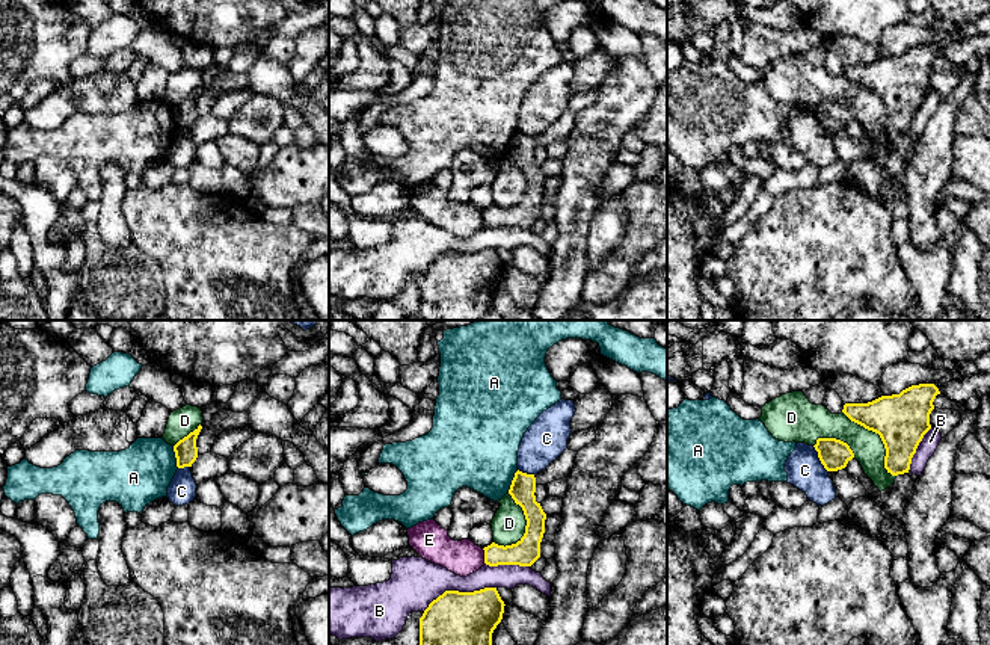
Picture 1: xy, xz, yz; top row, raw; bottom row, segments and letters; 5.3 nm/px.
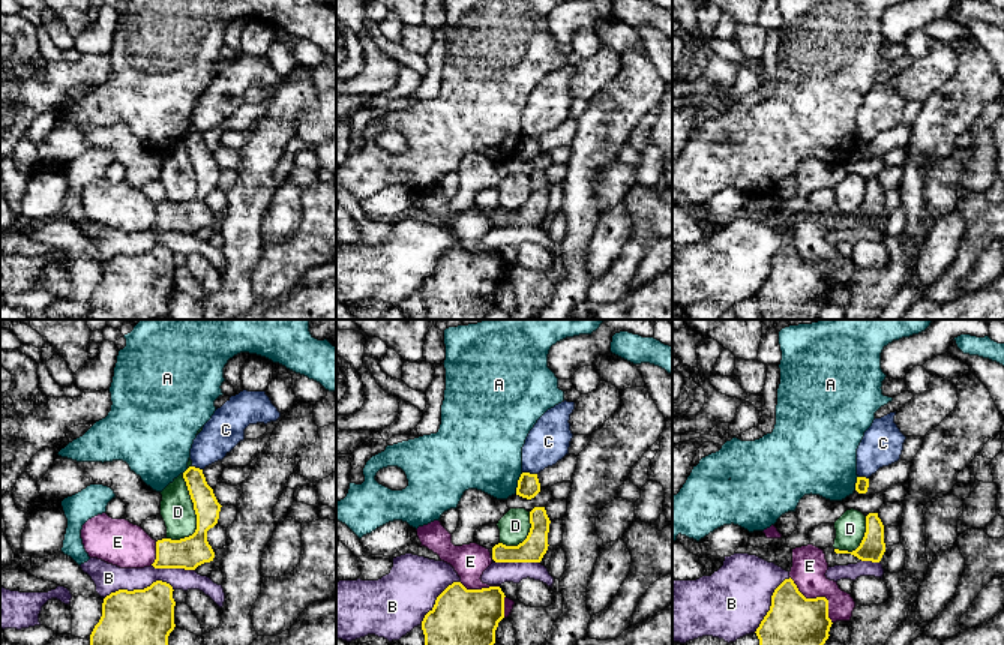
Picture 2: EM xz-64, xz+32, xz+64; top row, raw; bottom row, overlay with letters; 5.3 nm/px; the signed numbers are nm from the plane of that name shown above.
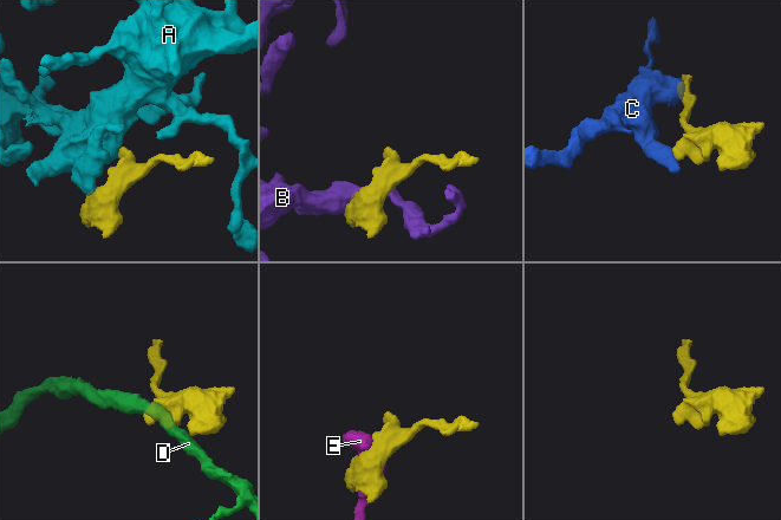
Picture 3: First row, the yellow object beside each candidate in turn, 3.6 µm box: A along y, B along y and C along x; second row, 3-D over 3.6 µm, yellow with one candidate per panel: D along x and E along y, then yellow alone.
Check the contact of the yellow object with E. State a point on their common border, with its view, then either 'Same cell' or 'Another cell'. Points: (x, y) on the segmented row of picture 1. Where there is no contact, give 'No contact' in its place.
Touches yellow at xz (485, 556). Another cell

